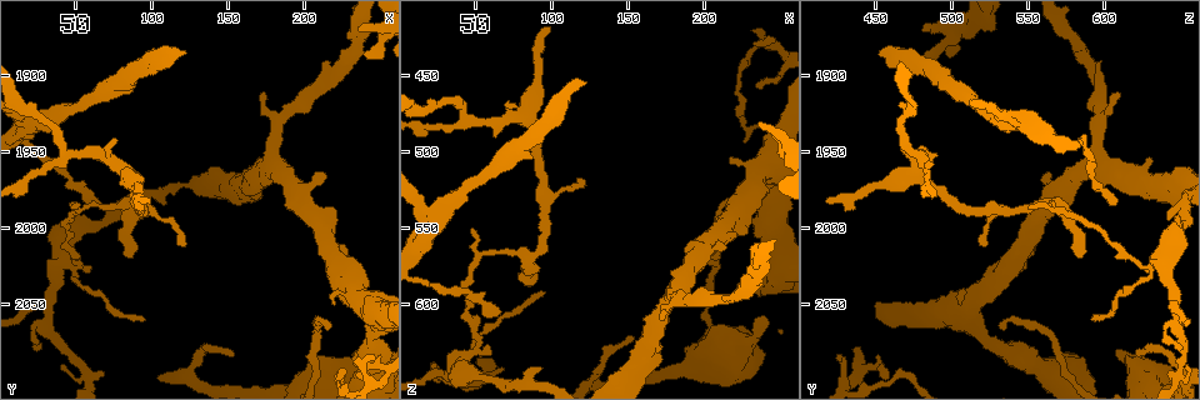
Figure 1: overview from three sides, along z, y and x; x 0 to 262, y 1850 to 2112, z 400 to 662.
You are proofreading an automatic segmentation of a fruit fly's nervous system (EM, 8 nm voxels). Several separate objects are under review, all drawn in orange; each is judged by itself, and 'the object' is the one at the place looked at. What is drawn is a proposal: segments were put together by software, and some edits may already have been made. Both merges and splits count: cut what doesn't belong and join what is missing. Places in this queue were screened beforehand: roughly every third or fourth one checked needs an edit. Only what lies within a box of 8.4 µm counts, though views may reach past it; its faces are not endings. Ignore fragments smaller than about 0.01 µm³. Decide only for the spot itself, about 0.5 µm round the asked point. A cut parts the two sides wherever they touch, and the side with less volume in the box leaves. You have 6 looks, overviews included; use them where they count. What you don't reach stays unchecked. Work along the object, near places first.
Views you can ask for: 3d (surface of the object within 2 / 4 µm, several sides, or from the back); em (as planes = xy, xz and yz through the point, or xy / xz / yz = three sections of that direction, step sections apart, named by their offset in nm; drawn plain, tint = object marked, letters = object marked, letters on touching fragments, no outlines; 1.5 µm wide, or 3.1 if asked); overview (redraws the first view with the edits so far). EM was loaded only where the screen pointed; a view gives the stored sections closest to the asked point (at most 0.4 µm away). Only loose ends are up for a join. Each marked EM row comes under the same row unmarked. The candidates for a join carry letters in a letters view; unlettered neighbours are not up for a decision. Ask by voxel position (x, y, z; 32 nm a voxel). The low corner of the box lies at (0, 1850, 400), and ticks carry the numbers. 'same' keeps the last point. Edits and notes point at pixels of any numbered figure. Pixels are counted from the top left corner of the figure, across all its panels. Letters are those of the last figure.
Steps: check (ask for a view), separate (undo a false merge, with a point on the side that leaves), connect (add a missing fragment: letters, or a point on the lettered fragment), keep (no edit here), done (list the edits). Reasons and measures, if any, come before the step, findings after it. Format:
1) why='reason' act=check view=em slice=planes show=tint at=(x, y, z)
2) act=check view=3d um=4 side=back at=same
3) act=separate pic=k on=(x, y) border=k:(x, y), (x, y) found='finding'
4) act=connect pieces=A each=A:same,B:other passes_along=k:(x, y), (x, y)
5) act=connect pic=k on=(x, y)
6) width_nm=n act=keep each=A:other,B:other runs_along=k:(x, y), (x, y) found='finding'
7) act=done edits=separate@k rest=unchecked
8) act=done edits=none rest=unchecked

why='branch stops here' act=check view=em um=3.1 slice=yz step=8 show=letters at=(98, 1982, 420)

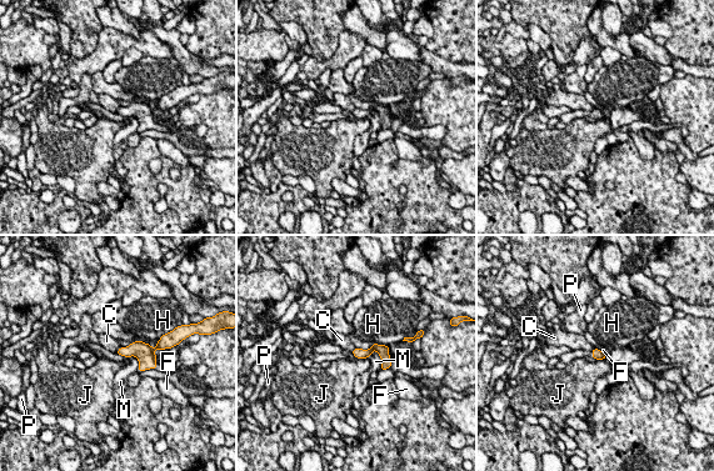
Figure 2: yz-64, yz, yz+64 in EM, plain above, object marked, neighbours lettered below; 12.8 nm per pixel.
act=check view=em um=3.1 slice=planes show=letters at=same

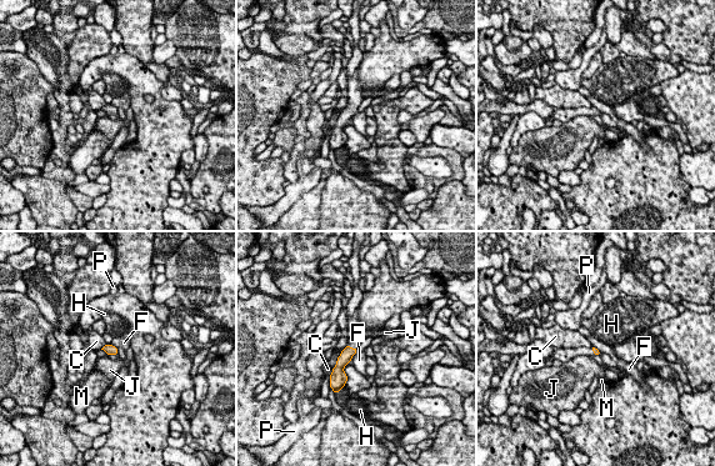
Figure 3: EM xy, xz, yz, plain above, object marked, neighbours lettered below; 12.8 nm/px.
longest_contact=M:320nm act=keep each=C:other,F:other,H:other,J:other,M:other,P:other found='no lettered fragment goes on from it'

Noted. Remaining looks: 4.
why='end of a long branch' act=check view=3d um=2 at=(122, 1884, 454)

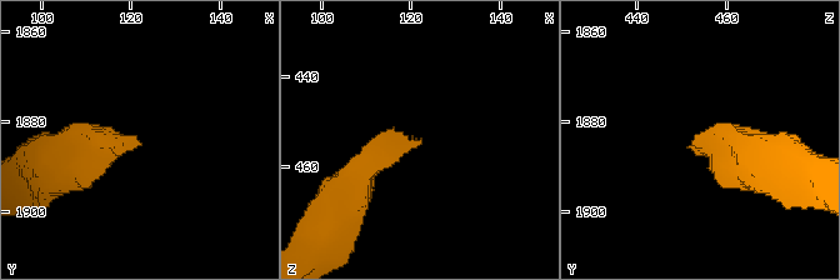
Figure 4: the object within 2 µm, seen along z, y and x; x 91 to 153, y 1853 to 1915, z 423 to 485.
why='now the EM' act=check view=em slice=planes show=letters at=(121, 1884, 455)

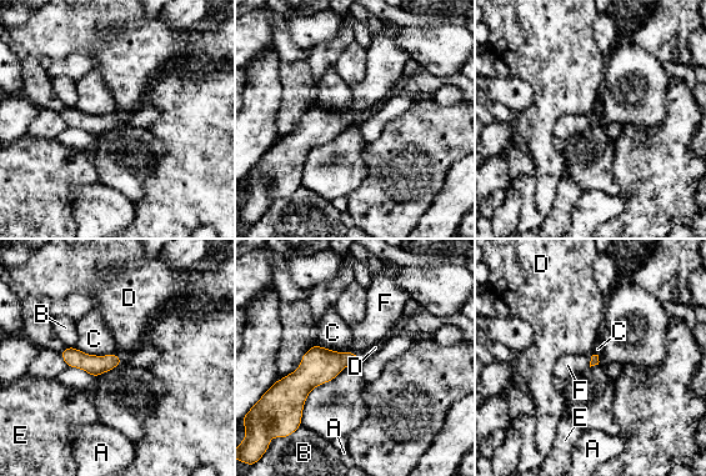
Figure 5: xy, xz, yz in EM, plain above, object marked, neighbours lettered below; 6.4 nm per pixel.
act=connect pieces=F each=A:other,B:other,C:other,D:other,E:other,F:same found='the neuron continues'

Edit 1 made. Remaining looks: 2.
why='three arms meet' act=check view=3d um=4 at=(80, 1984, 566)

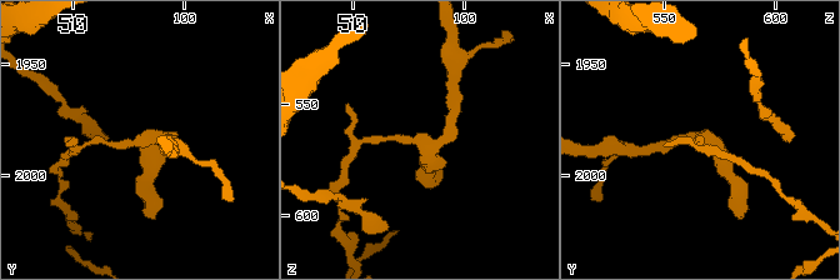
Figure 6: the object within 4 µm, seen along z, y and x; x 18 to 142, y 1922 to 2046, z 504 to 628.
arms=3 why='now the EM' act=check view=em slice=planes show=letters at=(81, 1983, 567)

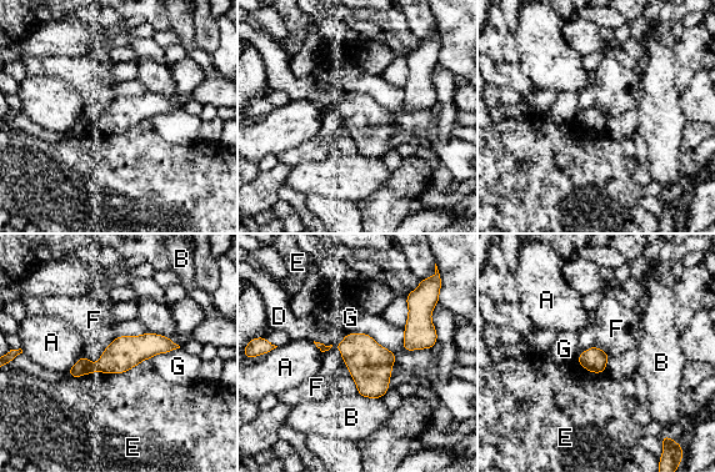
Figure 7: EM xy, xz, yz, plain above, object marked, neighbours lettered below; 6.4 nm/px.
width_nm=160 act=keep each=A:other,B:other,D:other,E:other,F:other,G:other runs_along=7:(173, 346), (139, 347), (73, 372) found='one neuron here'

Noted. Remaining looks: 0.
act=done edits=connect@5 rest=unchecked

